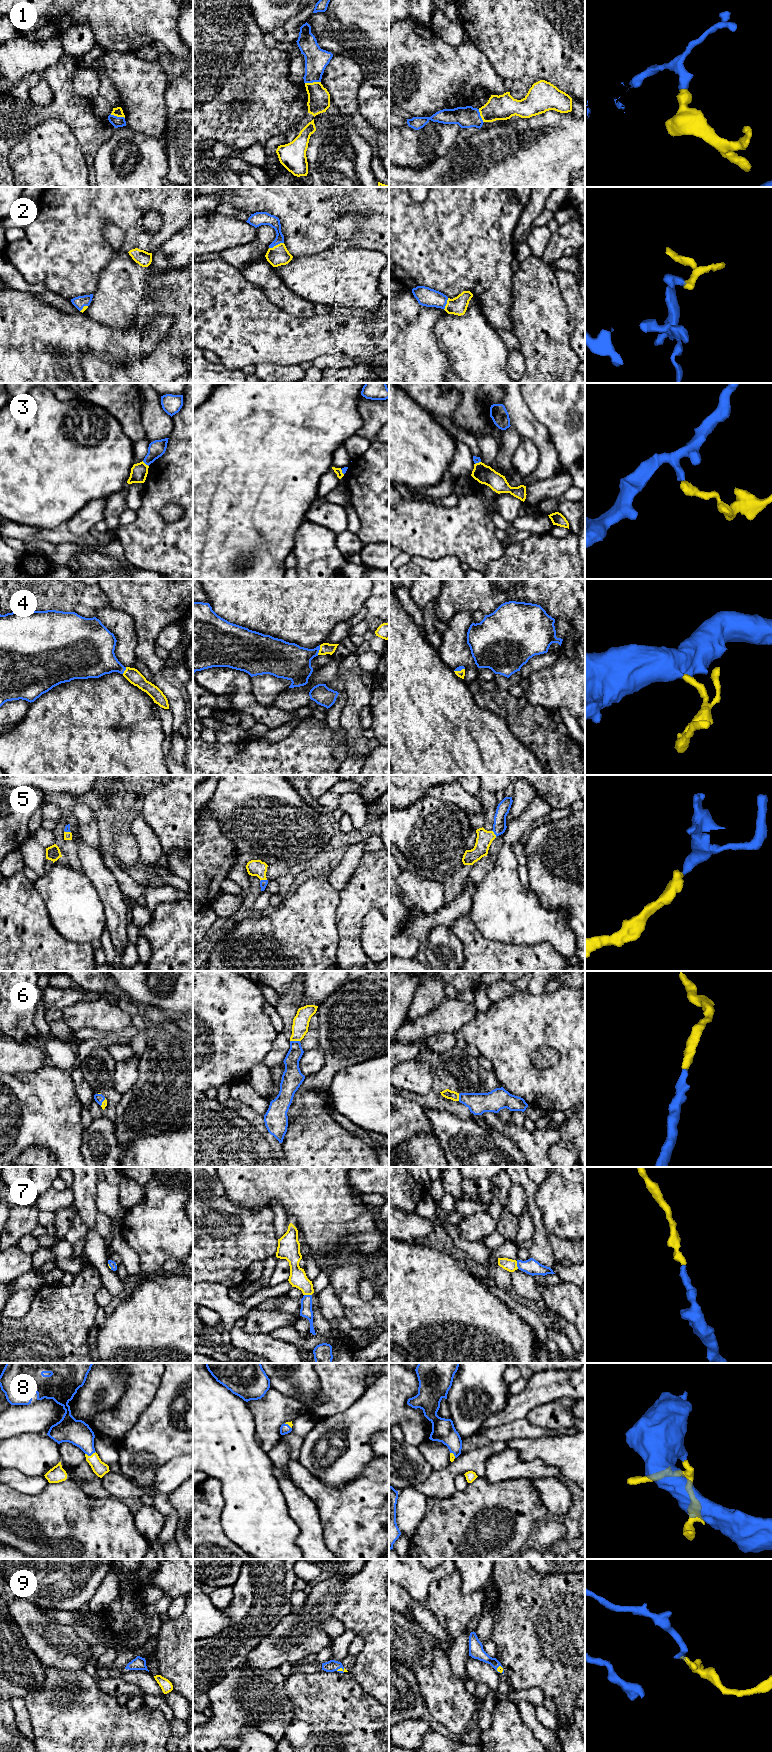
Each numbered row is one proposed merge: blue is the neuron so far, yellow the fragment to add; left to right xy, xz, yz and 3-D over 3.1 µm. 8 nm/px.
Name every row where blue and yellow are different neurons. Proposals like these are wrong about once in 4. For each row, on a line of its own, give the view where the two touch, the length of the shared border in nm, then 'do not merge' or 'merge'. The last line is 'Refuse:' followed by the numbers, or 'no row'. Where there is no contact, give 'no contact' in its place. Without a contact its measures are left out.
1: meets blue in xz; contact 130 nm long; merge
2: meets blue in xz; contact 130 nm long; merge
3: meets blue in xy; contact 70 nm long; do not merge
4: meets blue in xz; contact 80 nm long; merge
5: meets blue in yz; contact 70 nm long; merge
6: meets blue in xz; contact 80 nm long; merge
7: meets blue in xz; contact 60 nm long; merge
8: meets blue in xy; contact 90 nm long; merge
9: meets blue in xz; contact 70 nm long; merge
Refuse: 3

